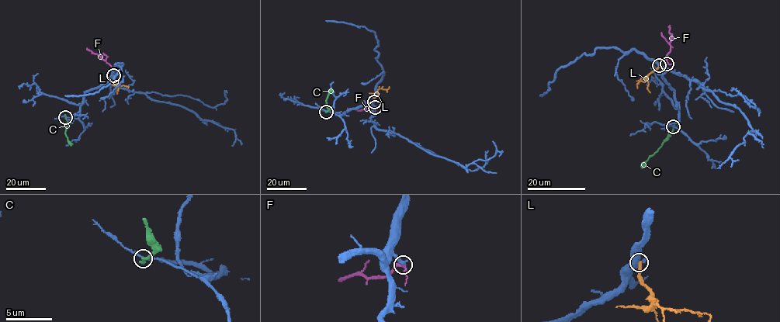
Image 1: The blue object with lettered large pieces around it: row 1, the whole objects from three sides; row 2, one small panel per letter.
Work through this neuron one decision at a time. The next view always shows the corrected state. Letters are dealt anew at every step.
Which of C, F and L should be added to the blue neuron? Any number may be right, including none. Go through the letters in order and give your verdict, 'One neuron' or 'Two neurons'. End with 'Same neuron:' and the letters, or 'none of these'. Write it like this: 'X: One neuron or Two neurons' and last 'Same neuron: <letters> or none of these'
C: Two neurons
F: One neuron
L: Two neurons
Same neuron: F

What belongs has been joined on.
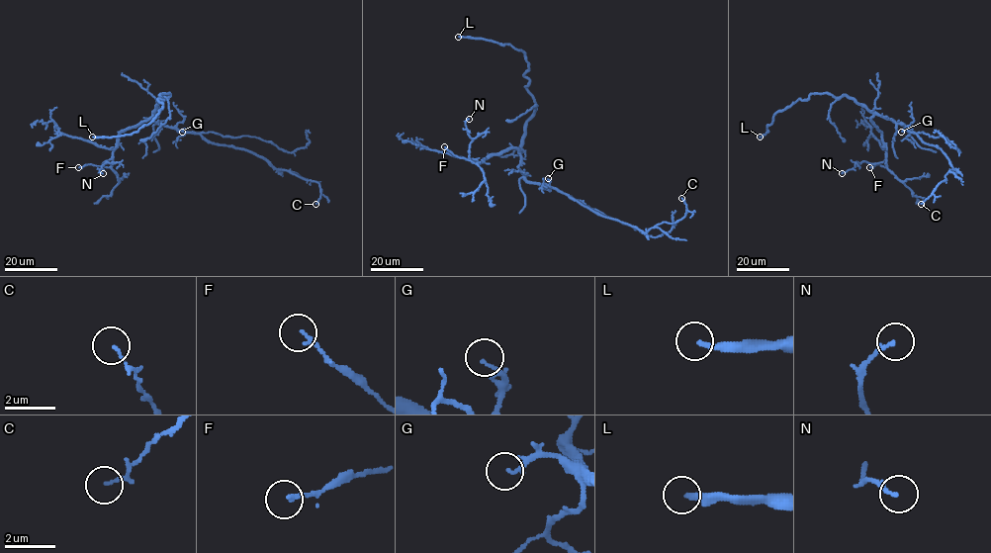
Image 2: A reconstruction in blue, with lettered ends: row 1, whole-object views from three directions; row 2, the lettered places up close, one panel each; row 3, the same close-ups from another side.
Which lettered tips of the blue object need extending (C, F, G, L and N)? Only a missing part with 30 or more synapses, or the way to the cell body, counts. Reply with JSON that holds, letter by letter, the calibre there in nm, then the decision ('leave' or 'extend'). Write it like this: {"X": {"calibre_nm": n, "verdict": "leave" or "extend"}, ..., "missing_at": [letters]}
{"C": {"calibre_nm": 70, "verdict": "leave"}, "F": {"calibre_nm": 140, "verdict": "leave"}, "G": {"calibre_nm": 100, "verdict": "leave"}, "L": {"calibre_nm": 240, "verdict": "extend"}, "N": {"calibre_nm": 150, "verdict": "leave"}, "missing_at": ["L"]}

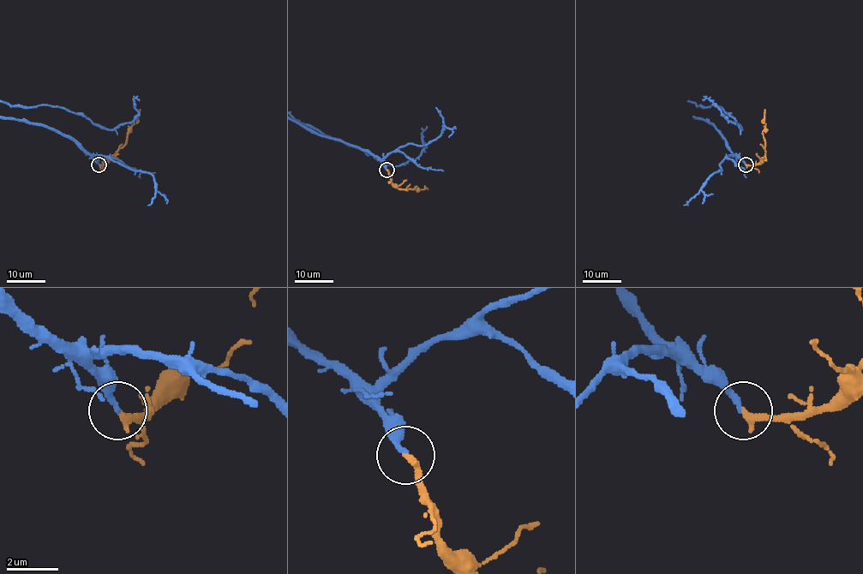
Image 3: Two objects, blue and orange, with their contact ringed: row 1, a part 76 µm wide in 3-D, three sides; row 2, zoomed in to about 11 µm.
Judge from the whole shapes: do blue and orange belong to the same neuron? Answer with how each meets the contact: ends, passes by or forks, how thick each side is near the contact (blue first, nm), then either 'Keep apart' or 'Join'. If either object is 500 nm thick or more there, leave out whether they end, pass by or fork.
At the ring blue ends. At the ring orange ends. Thickness 200 nm (blue) against 280 nm. Join

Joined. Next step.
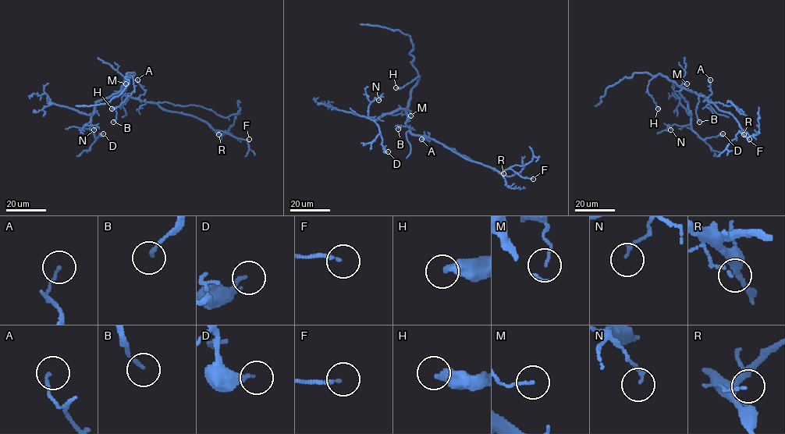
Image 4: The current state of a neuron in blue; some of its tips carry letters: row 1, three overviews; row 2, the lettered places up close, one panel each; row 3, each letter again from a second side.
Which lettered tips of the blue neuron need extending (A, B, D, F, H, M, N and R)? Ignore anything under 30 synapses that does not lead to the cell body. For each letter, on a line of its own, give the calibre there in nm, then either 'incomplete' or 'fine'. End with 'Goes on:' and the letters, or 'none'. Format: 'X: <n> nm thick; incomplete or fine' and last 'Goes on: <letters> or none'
A: 90 nm thick; fine
B: 130 nm thick; fine
D: 180 nm thick; fine
F: 120 nm thick; fine
H: 440 nm thick; fine
M: 90 nm thick; fine
N: 120 nm thick; fine
R: 100 nm thick; fine
Goes on: none

